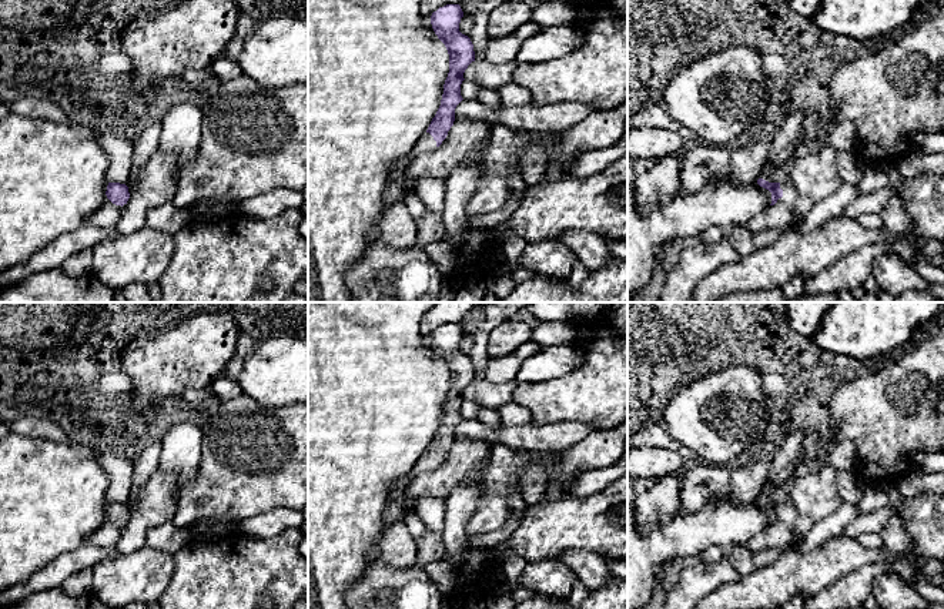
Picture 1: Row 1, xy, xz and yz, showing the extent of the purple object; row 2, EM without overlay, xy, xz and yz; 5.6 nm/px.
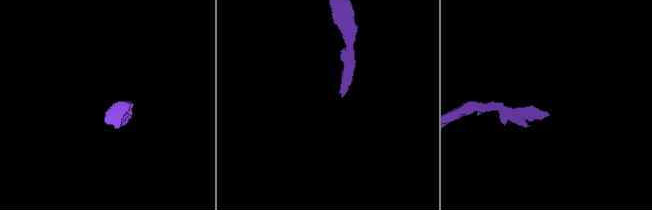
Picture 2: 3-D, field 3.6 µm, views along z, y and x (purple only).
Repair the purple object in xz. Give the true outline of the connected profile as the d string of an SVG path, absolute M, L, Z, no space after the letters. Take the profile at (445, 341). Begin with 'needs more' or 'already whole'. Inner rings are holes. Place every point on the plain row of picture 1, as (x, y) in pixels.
needs more; M446 324L431 335L432 348L449 374L449 392L443 404L441 425L426 452L418 459L411 472L395 481L389 489L388 516L391 519L404 515L406 488L411 481L419 474L439 466L453 445L455 428L463 419L461 415L463 392L475 381L471 358L459 351L462 337L463 331L459 324Z

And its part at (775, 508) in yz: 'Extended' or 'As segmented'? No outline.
Extended

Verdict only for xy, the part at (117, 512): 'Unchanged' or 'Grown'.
Grown

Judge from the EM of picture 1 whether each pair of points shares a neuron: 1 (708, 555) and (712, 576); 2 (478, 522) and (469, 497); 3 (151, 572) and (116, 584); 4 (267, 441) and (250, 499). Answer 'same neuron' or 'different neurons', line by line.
1: different neurons
2: different neurons
3: same neuron
4: same neuron

